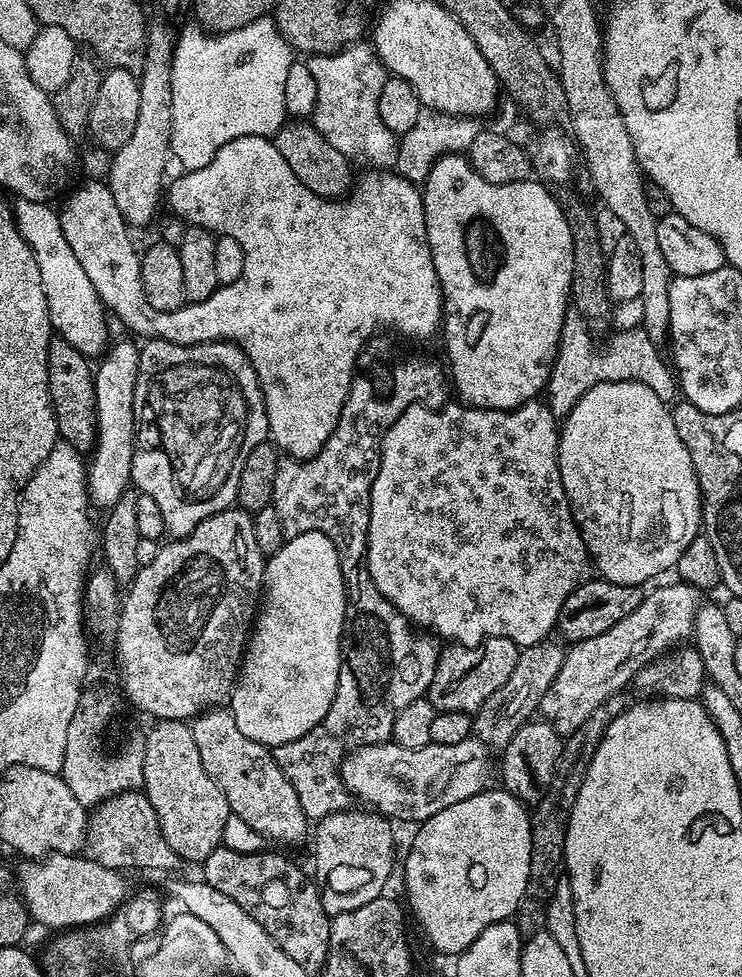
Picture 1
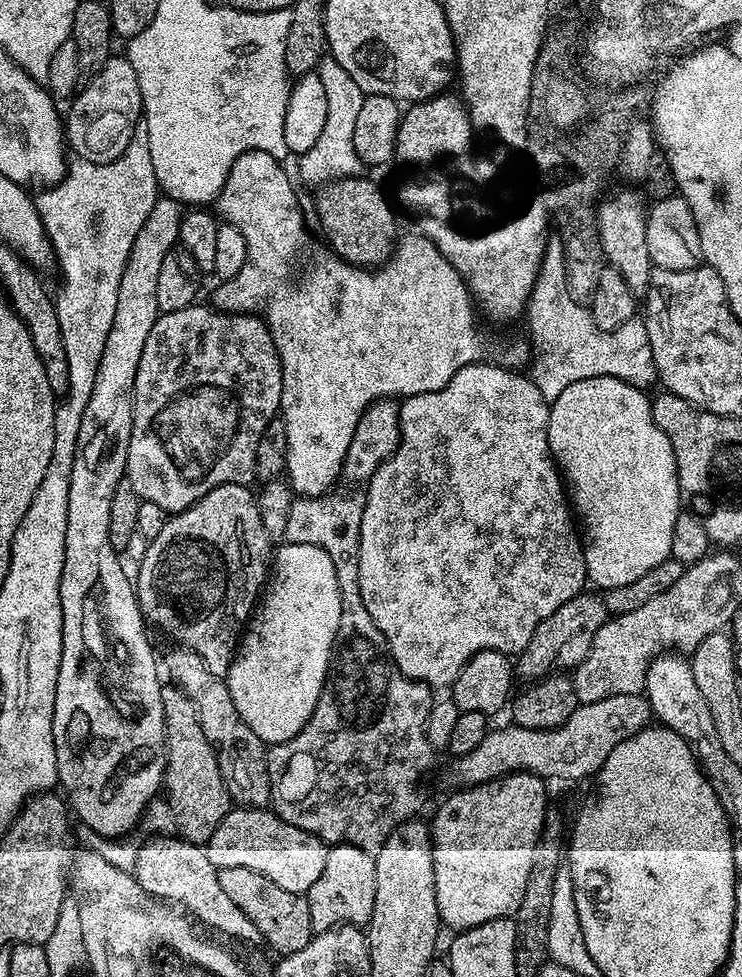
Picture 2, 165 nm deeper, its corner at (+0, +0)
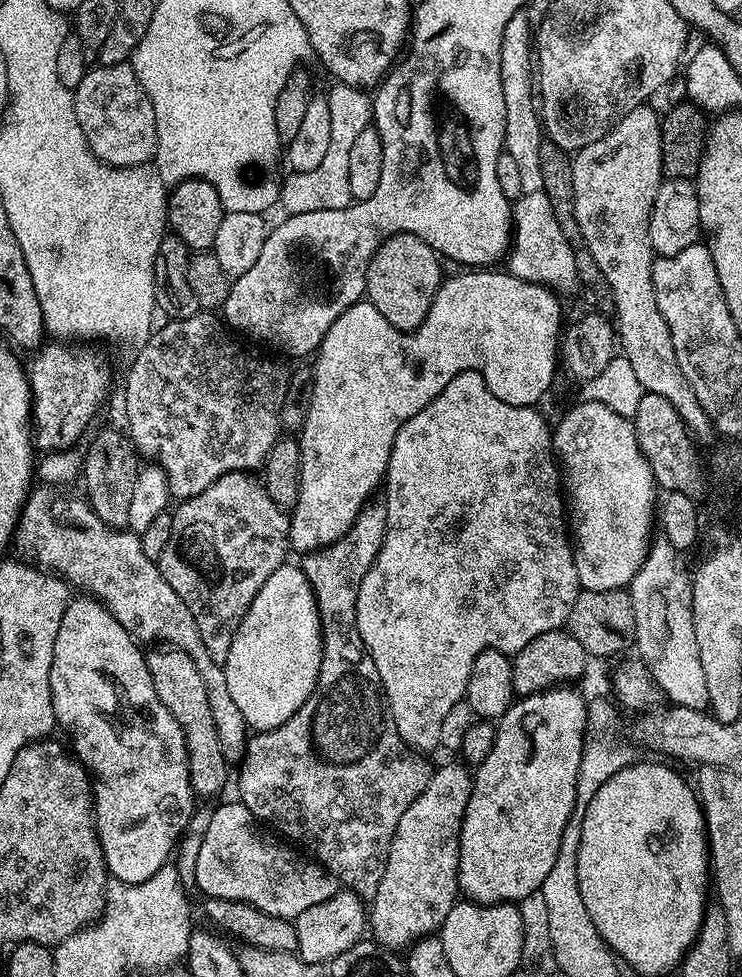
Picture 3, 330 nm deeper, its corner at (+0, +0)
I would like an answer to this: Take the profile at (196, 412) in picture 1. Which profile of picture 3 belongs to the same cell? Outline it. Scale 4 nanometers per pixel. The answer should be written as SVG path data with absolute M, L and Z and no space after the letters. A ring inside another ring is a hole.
M197 310L190 318L168 320L164 322L161 328L159 325L152 335L139 345L137 352L140 353L133 358L132 365L128 368L128 381L124 384L124 416L128 419L126 431L131 436L132 444L137 453L144 458L149 456L147 459L155 462L165 472L171 495L177 501L183 502L190 499L194 494L202 494L202 490L206 490L206 486L210 486L210 482L222 478L222 474L227 472L255 473L257 470L263 469L274 442L281 439L280 407L288 389L289 369L284 369L276 360L267 360L264 356L255 356L254 353L247 352L235 338L237 339L230 331L227 323L215 311Z

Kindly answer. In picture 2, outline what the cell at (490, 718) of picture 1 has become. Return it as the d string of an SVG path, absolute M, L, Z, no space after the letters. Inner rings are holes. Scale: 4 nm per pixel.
M585 590L570 598L570 602L558 606L558 610L550 614L550 618L546 618L536 627L530 642L518 654L514 664L514 672L519 679L521 676L528 680L524 682L535 682L553 673L564 674L575 670L588 657L594 634L598 634L598 630L602 630L602 626L610 618L603 599L599 595L591 596L590 592Z

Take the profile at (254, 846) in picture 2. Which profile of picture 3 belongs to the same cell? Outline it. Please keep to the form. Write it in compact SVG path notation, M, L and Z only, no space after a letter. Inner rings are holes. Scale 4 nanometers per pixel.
M239 802L220 804L213 810L196 852L196 884L205 897L246 902L274 918L295 921L302 910L341 891L340 881L323 864L312 858L303 860L299 851L291 852L275 835L259 832L257 824L248 807Z

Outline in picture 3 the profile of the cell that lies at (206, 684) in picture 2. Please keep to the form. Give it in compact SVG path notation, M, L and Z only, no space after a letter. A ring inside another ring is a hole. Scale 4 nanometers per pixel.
M36 486L33 487L32 491L28 493L28 501L24 503L24 507L20 509L20 522L16 525L16 530L14 533L14 548L17 548L20 553L23 554L25 557L36 555L35 563L39 565L39 567L63 578L73 589L76 588L85 588L85 593L91 594L95 599L99 600L101 604L105 604L105 606L110 610L110 614L114 614L114 618L118 618L118 622L122 622L122 626L125 628L125 630L128 631L132 635L133 638L135 638L137 641L145 642L144 640L156 640L152 642L159 642L161 645L164 646L171 646L173 648L180 648L182 651L186 653L186 655L192 659L194 662L194 666L198 666L198 674L202 674L202 682L206 682L206 698L210 698L210 714L214 717L214 726L218 730L218 742L220 745L222 745L222 754L227 758L230 762L239 762L244 759L244 750L248 747L248 738L250 735L250 729L246 721L242 718L241 712L238 711L238 705L234 703L234 697L230 695L230 689L226 687L226 674L224 673L224 665L219 664L218 662L214 662L214 658L210 658L210 650L206 650L206 642L202 642L202 634L198 634L198 622L194 622L194 614L190 614L190 606L186 606L186 602L182 602L182 598L178 598L178 594L174 594L174 589L170 587L170 582L166 582L166 578L162 575L160 572L160 565L155 560L151 560L150 558L146 558L146 554L142 554L142 542L140 541L139 535L135 534L135 532L131 532L129 530L125 530L122 528L111 528L110 526L106 526L106 522L102 522L102 518L98 518L98 514L94 514L94 510L89 506L87 499L80 498L80 500L67 500L64 496L59 496L57 489L52 486Z

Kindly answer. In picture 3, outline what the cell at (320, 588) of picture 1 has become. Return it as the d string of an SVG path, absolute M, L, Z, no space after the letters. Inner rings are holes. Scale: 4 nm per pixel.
M285 562L254 594L224 663L226 687L249 729L265 732L290 719L316 688L321 658L320 615L314 590L303 567Z

